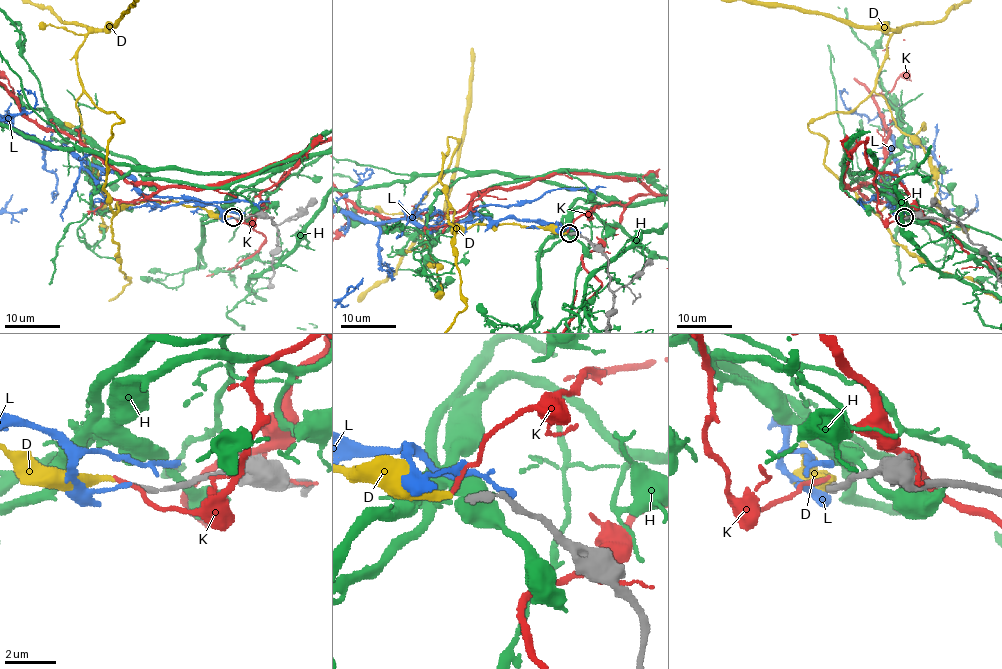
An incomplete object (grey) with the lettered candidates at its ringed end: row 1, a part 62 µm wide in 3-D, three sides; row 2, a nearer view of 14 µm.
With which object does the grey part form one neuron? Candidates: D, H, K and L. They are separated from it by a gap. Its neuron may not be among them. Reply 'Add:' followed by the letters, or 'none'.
Add: D

